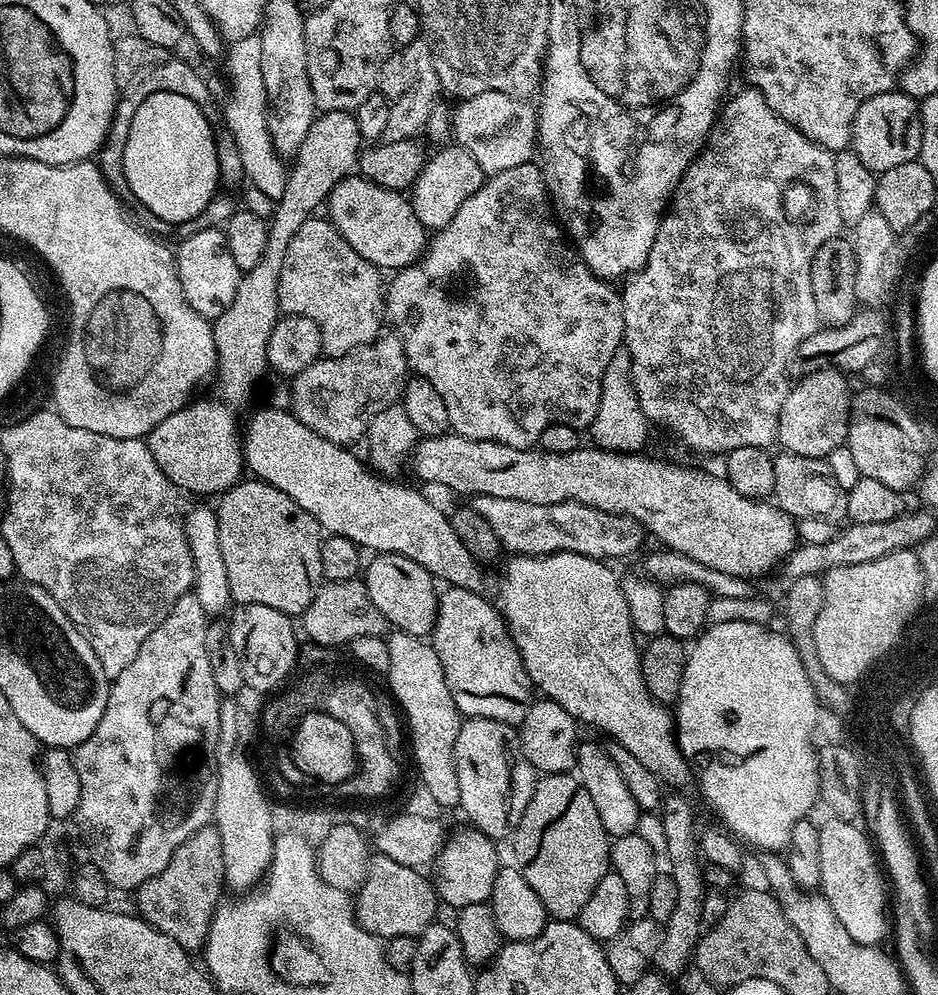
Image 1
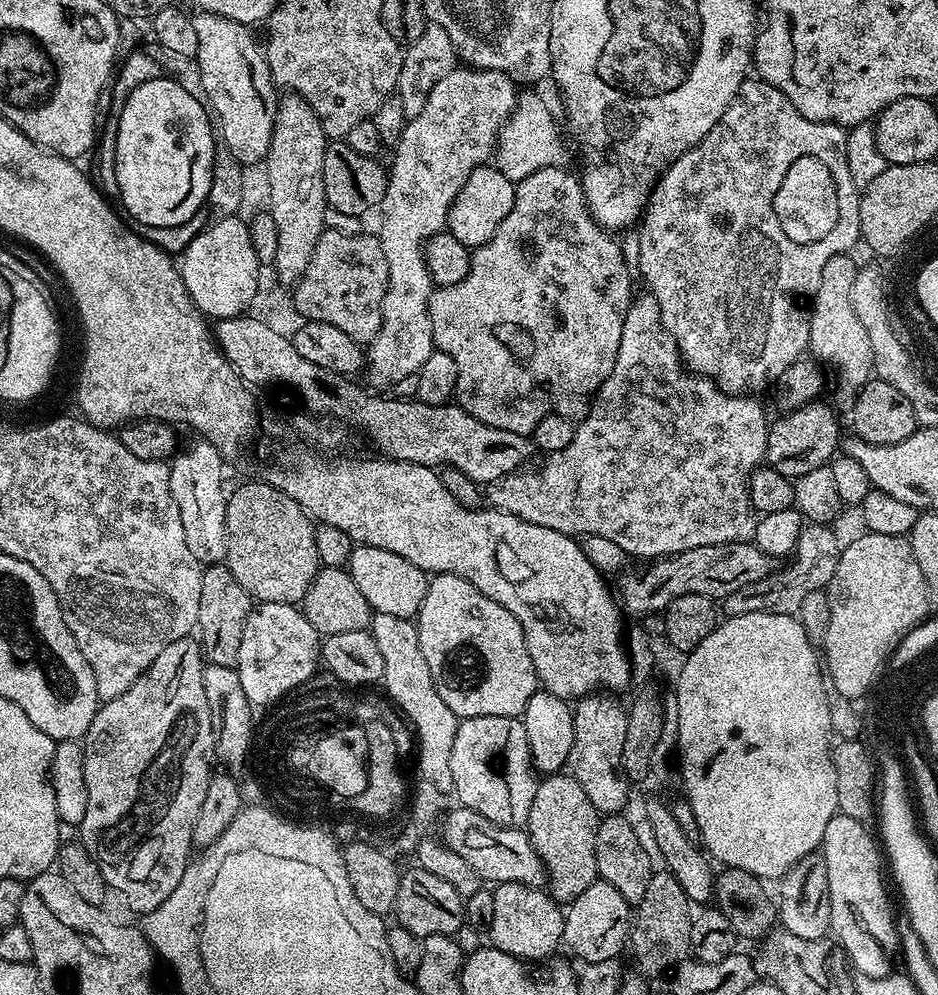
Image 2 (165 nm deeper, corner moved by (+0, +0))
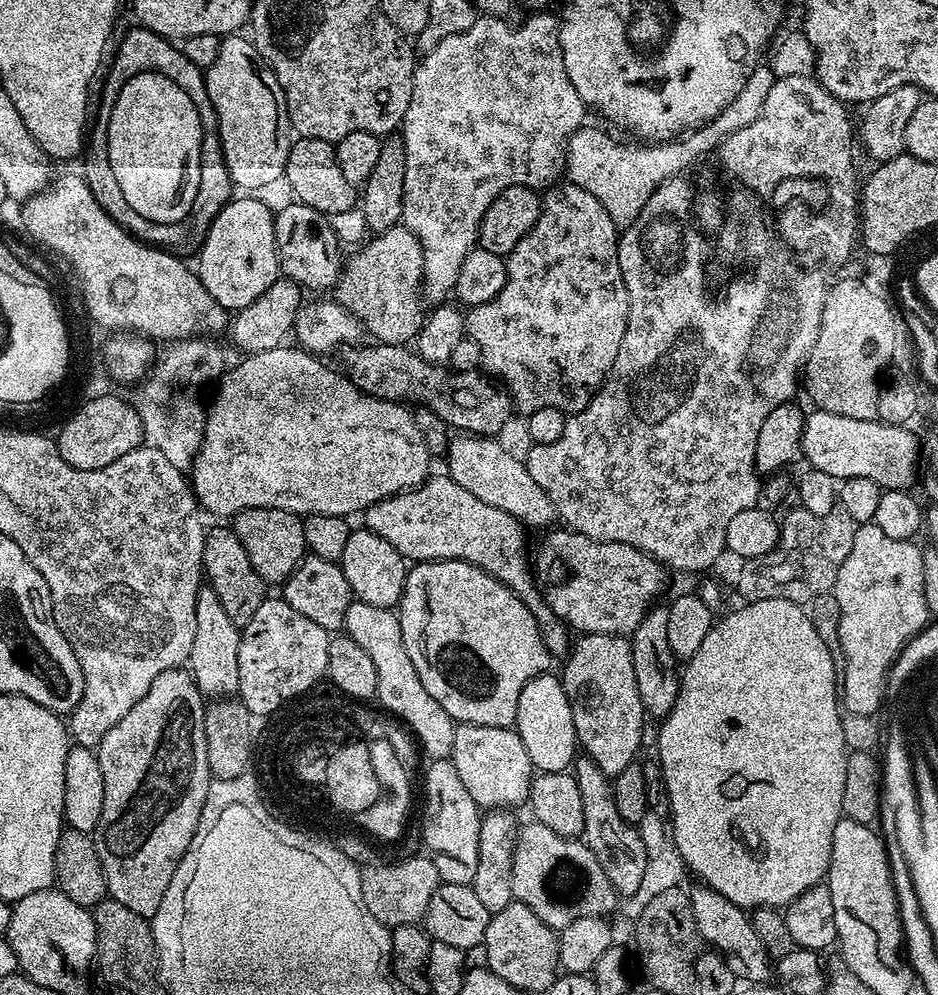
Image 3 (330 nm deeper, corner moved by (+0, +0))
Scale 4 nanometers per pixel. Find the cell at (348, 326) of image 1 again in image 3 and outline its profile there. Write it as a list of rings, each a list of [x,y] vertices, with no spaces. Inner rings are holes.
[[[399,222],[361,243],[356,251],[360,252],[343,261],[340,277],[334,285],[335,303],[360,321],[361,329],[367,335],[369,332],[373,341],[411,345],[426,319],[422,303],[424,247],[416,235]]]

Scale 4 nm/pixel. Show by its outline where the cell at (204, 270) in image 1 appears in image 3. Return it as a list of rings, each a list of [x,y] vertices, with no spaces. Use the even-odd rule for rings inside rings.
[[[233,198],[225,206],[202,239],[200,248],[200,281],[208,293],[226,310],[250,306],[258,294],[266,294],[272,283],[281,279],[280,255],[274,238],[273,209],[260,200]]]

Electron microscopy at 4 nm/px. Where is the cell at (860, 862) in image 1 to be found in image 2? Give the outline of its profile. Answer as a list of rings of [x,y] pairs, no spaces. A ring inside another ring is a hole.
[[[837,815],[826,826],[822,854],[826,858],[826,874],[830,878],[831,931],[844,950],[845,957],[861,976],[882,978],[893,975],[892,959],[898,956],[898,920],[892,917],[892,904],[888,901],[888,888],[884,885],[886,868],[882,862],[882,848],[877,837],[868,833],[869,825],[863,820]]]

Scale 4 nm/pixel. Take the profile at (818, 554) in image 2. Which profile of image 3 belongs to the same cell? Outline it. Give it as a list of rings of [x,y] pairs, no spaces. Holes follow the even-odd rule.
[[[792,510],[780,525],[780,540],[763,557],[744,560],[736,576],[736,588],[741,601],[782,598],[804,606],[810,598],[823,592],[832,592],[836,586],[838,570],[850,554],[857,525],[850,514],[834,511],[830,514],[810,514],[803,510]]]

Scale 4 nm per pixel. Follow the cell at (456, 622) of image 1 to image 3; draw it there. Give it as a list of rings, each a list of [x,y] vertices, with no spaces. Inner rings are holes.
[[[422,560],[413,563],[408,569],[406,586],[398,605],[398,615],[402,626],[402,642],[406,642],[406,654],[410,654],[410,662],[414,662],[414,670],[418,670],[418,678],[422,678],[422,686],[426,686],[426,694],[446,710],[453,720],[462,724],[477,724],[478,726],[502,726],[503,728],[513,727],[518,714],[518,697],[522,695],[522,686],[530,682],[535,676],[545,675],[548,668],[554,664],[554,657],[549,654],[544,645],[544,639],[540,633],[538,622],[534,614],[522,602],[522,598],[508,589],[498,578],[494,578],[486,570],[474,566],[470,562],[461,560]]]

